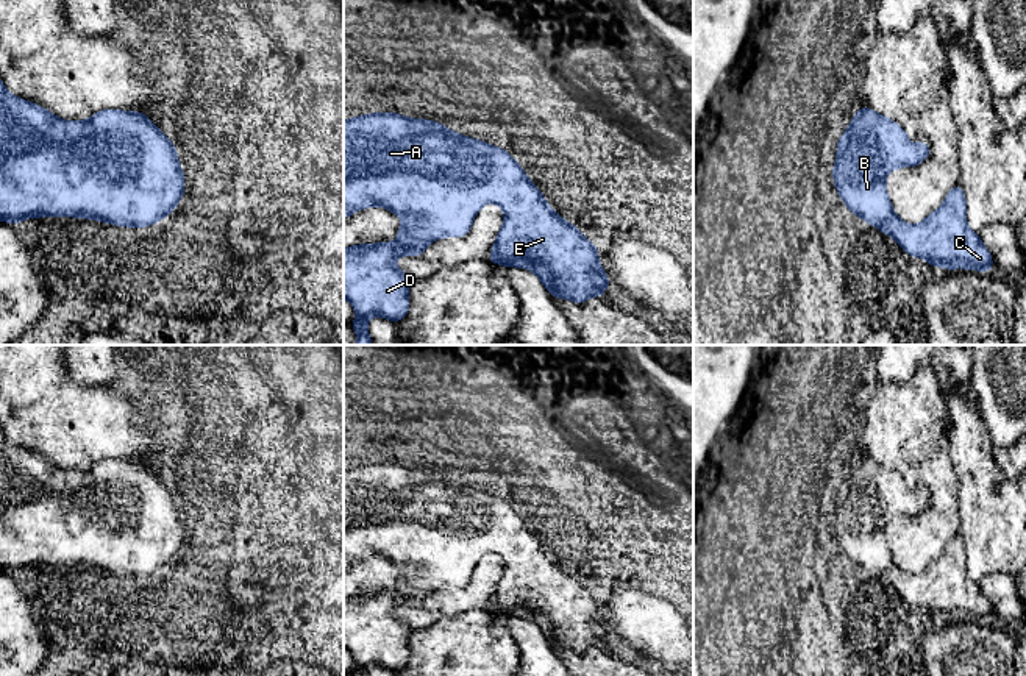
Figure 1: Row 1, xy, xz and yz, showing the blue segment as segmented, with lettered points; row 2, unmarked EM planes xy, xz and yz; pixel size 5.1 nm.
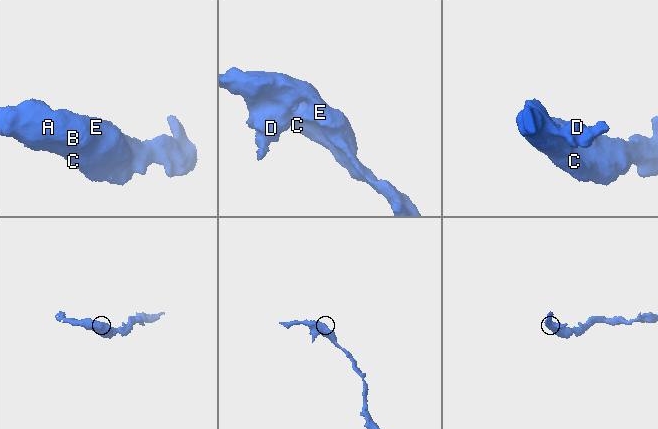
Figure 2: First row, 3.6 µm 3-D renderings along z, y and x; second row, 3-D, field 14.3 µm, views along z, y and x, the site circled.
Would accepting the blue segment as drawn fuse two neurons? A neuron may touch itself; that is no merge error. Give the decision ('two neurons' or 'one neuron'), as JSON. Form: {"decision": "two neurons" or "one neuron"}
{"decision": "one neuron"}

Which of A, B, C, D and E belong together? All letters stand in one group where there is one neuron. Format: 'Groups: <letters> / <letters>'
Groups: A B C D E

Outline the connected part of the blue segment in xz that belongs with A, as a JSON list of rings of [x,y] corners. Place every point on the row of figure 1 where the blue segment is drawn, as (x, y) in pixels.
[[[373,112],[344,120],[344,219],[370,206],[383,206],[403,219],[395,242],[344,247],[344,298],[356,312],[356,320],[351,322],[358,336],[356,345],[373,345],[367,333],[372,317],[378,315],[397,323],[409,311],[408,290],[414,279],[397,267],[395,259],[398,256],[422,256],[431,242],[442,237],[467,236],[475,215],[487,203],[500,205],[504,212],[504,222],[495,237],[489,262],[508,269],[529,269],[554,298],[567,298],[581,304],[587,298],[604,294],[611,281],[600,264],[597,247],[575,225],[567,223],[550,208],[542,192],[509,151],[458,134],[439,122],[409,119],[397,112]]]

